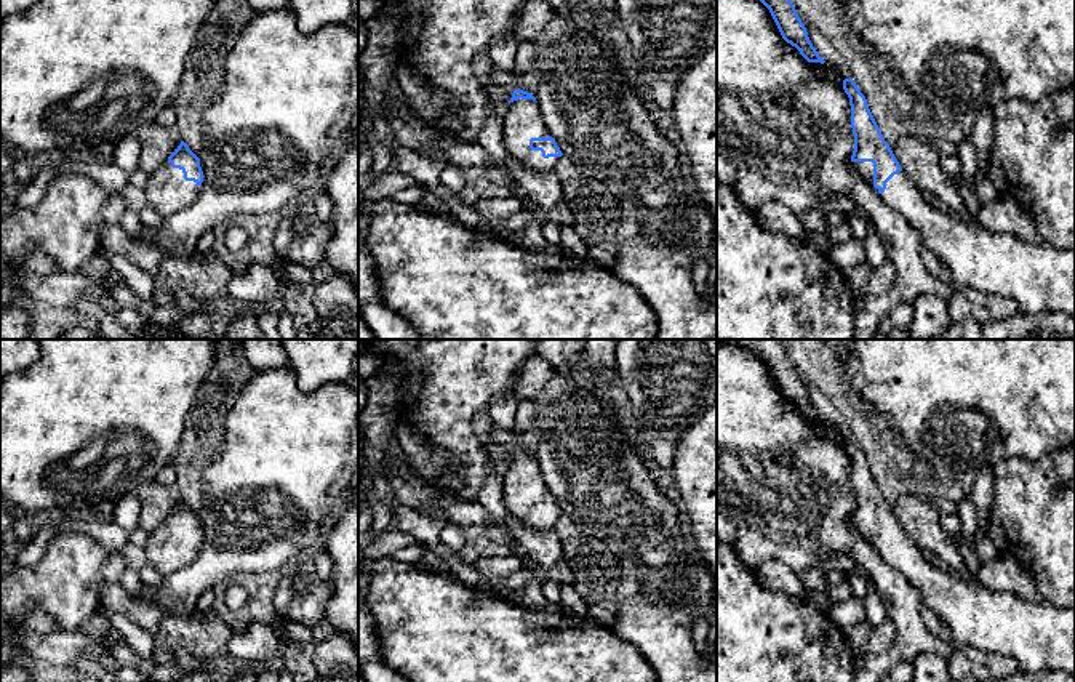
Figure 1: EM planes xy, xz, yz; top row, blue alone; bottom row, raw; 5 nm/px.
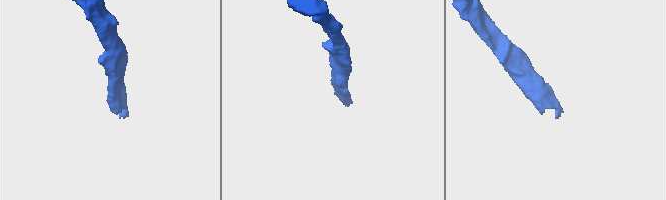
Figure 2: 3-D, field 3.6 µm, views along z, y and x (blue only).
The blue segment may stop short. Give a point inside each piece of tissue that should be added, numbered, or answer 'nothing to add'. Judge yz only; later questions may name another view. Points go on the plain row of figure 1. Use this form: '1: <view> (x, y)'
1: yz (864, 529)

